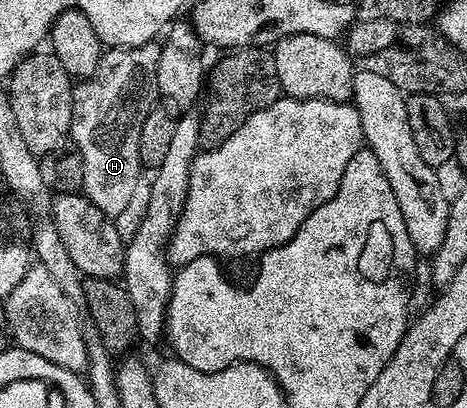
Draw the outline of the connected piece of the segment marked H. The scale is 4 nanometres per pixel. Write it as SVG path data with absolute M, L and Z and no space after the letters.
M152 41L140 47L112 47L99 56L97 69L88 79L76 82L71 93L71 134L70 142L81 153L83 162L82 194L87 196L97 209L106 215L119 217L119 214L135 199L139 187L139 138L145 117L157 103L157 61L158 42Z

